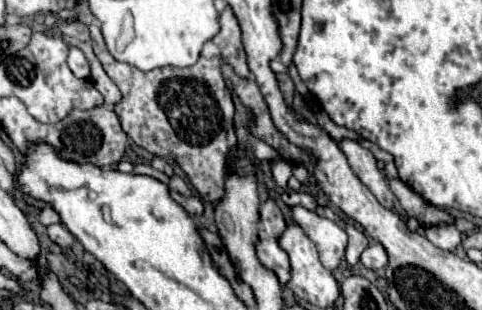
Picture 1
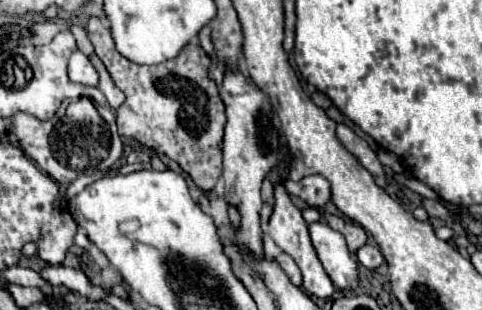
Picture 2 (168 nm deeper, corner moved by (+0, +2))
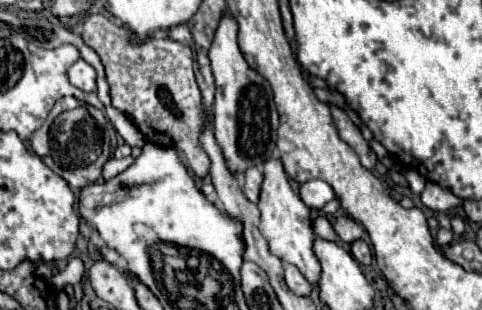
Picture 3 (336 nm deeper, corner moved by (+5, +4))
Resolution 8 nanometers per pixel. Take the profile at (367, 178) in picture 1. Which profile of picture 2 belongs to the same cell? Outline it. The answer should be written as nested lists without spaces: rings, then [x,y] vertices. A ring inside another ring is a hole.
[[[343,123],[337,125],[337,137],[339,137],[339,141],[361,161],[361,165],[373,175],[375,183],[377,183],[379,187],[385,187],[387,181],[385,181],[383,165],[379,163],[375,151],[369,147],[369,143],[367,143],[365,139],[361,139],[359,135],[355,135],[355,131],[349,129],[349,127],[343,125]]]

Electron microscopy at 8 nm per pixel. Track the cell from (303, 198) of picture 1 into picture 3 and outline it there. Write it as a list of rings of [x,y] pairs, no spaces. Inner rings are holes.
[[[318,215],[318,217],[314,217],[314,221],[312,221],[312,229],[314,229],[314,233],[316,233],[318,237],[328,239],[328,241],[336,241],[336,233],[334,233],[334,229],[332,229],[332,225],[330,225],[330,221],[328,221],[326,215]]]

